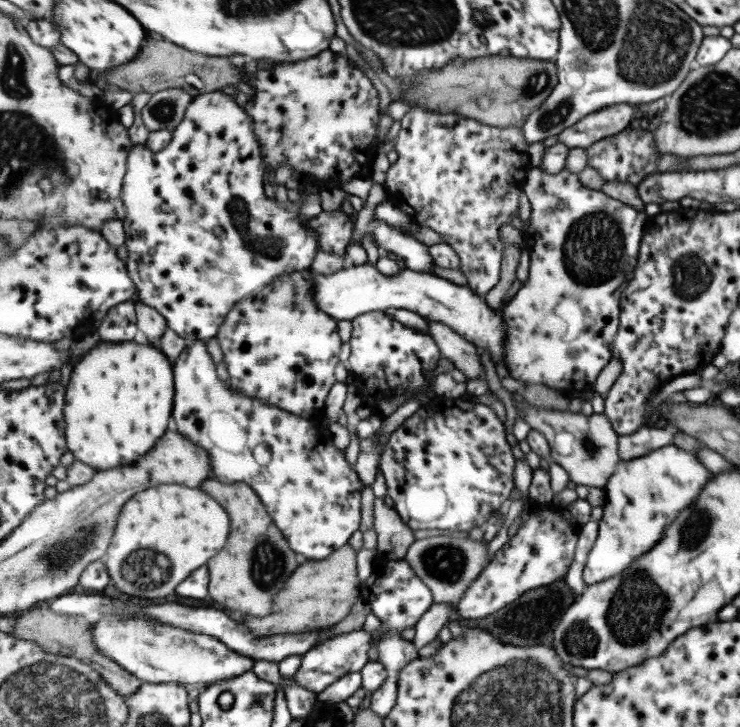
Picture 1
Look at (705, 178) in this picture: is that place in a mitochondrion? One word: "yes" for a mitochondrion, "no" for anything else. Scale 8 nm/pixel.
no

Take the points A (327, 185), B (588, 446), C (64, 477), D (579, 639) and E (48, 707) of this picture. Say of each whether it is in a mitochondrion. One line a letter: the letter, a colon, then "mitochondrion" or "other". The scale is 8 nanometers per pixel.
A: other
B: mitochondrion
C: other
D: mitochondrion
E: mitochondrion

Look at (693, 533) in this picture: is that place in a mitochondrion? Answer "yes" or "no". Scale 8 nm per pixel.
yes

